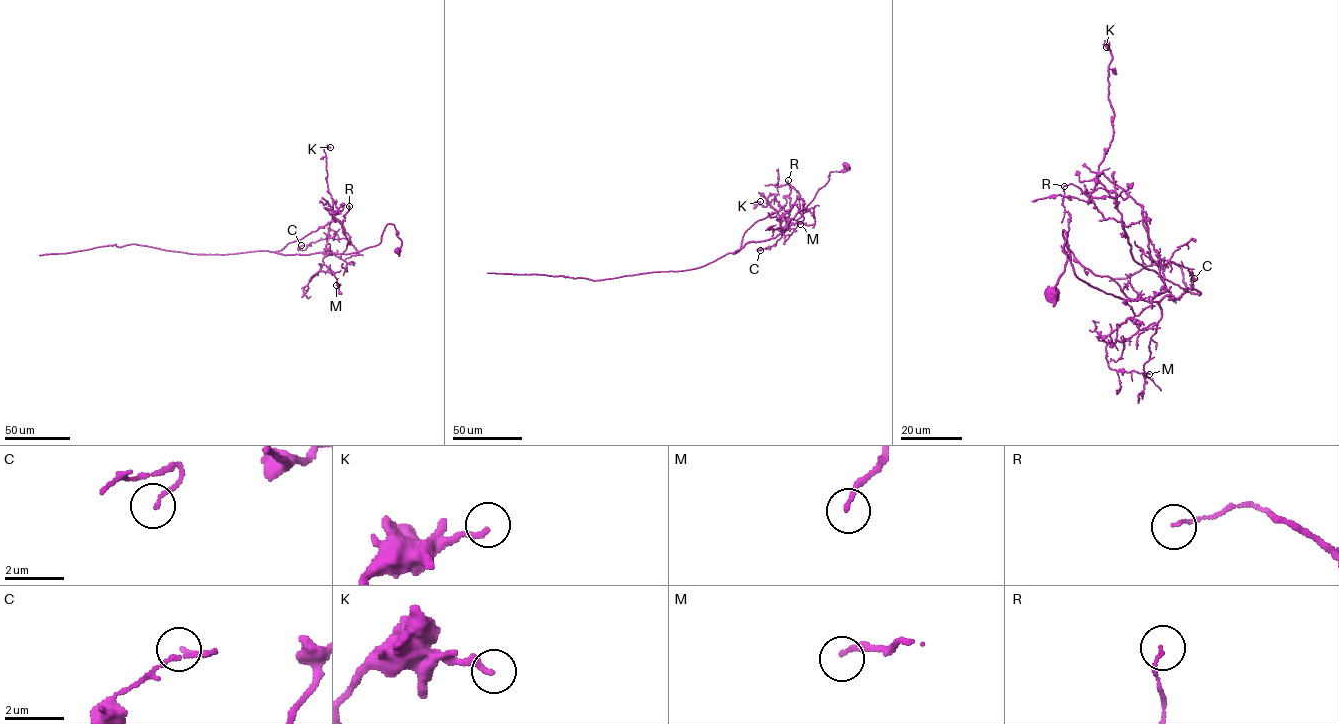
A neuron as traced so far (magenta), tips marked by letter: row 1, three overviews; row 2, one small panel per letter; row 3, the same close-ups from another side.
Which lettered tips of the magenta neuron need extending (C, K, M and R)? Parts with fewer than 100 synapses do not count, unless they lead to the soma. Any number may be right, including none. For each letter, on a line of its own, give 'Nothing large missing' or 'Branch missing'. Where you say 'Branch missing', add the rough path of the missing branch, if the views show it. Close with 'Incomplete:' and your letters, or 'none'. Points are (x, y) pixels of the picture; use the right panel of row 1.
C: Nothing large missing
K: Nothing large missing
M: Nothing large missing
R: Nothing large missing
Incomplete: none

